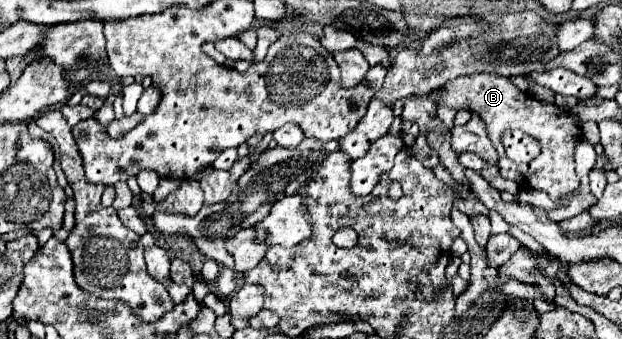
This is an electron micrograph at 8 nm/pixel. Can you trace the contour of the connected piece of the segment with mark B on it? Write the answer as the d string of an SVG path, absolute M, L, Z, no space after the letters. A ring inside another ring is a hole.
M479 73L457 77L445 85L447 95L441 103L457 109L471 107L471 113L477 113L487 123L489 139L495 143L499 153L499 169L503 179L515 181L519 187L539 189L551 195L551 199L559 199L579 187L579 177L575 173L575 147L581 141L581 127L571 113L563 113L555 103L543 103L529 93L519 91L507 77L495 73ZM507 129L521 129L523 133L539 139L541 155L531 163L513 163L505 155L505 147L501 143L501 135Z

